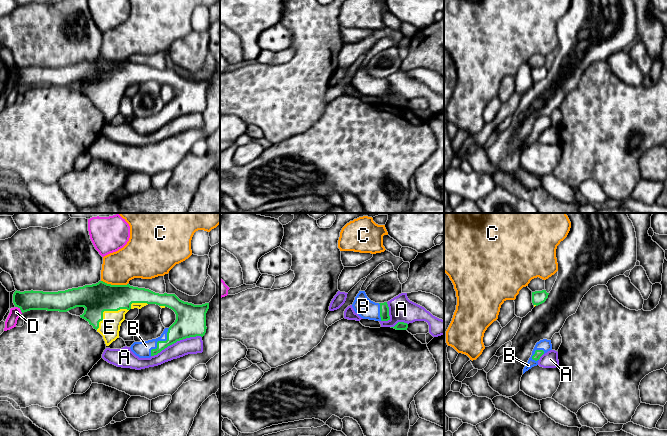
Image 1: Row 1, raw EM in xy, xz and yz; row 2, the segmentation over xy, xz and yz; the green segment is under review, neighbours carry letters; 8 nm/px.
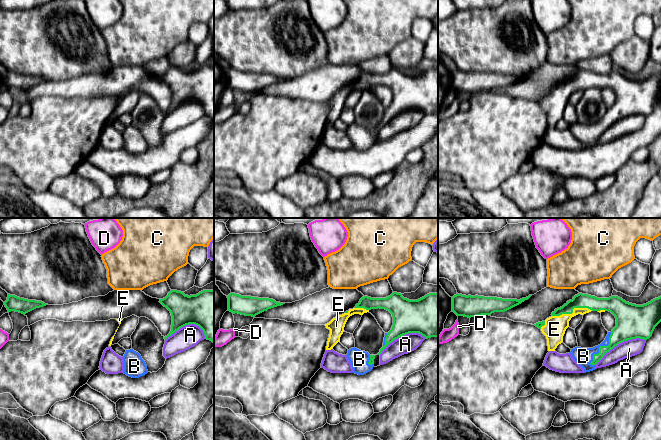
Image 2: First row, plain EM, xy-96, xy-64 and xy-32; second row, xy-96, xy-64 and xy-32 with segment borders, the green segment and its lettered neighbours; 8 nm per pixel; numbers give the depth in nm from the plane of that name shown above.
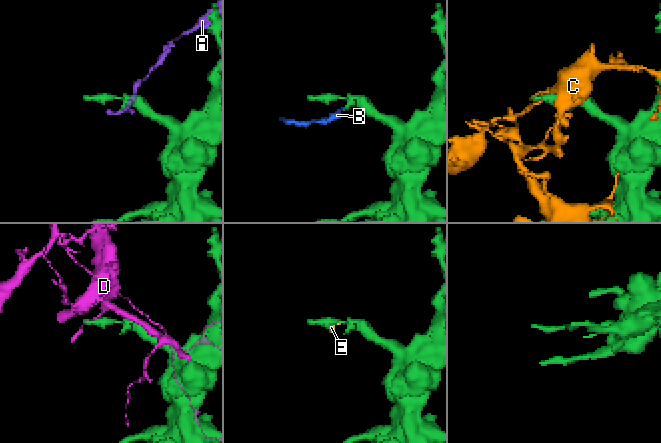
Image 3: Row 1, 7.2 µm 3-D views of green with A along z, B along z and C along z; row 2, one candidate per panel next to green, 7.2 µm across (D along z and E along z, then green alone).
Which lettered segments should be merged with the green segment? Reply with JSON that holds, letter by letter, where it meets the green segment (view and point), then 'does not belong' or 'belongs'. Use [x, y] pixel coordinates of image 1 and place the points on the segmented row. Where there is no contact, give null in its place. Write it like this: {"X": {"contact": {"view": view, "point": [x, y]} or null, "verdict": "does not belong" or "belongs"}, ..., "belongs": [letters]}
{"A": {"contact": {"view": "xy", "point": [176, 341]}, "verdict": "does not belong"}, "B": {"contact": {"view": "xy", "point": [159, 341]}, "verdict": "belongs"}, "C": {"contact": {"view": "xy", "point": [114, 285]}, "verdict": "does not belong"}, "D": {"contact": {"view": "xy", "point": [20, 309]}, "verdict": "does not belong"}, "E": {"contact": {"view": "xy", "point": [107, 310]}, "verdict": "belongs"}, "belongs": ["B", "E"]}

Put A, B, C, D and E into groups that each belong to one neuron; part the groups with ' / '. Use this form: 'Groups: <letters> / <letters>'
Groups: A / B E / C / D

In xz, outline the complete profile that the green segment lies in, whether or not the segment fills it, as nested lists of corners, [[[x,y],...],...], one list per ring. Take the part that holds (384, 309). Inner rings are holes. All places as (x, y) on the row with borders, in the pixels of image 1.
[[[359,291],[355,297],[352,307],[355,313],[363,319],[375,321],[390,320],[387,302],[375,303],[367,297],[365,291]]]

